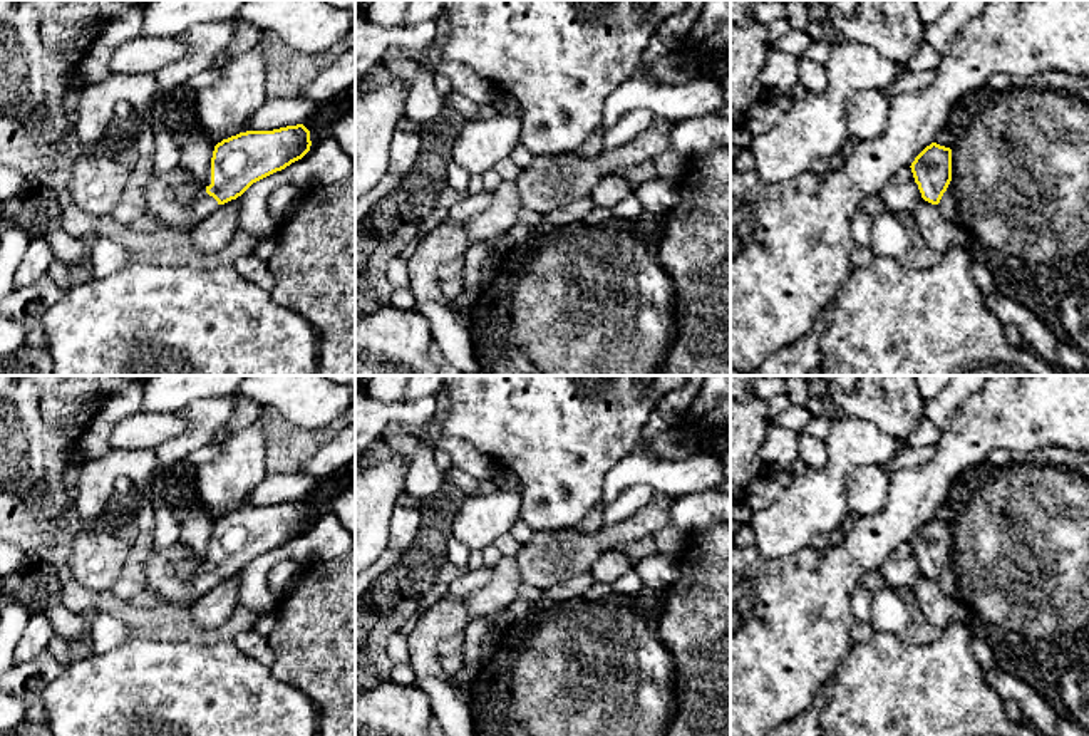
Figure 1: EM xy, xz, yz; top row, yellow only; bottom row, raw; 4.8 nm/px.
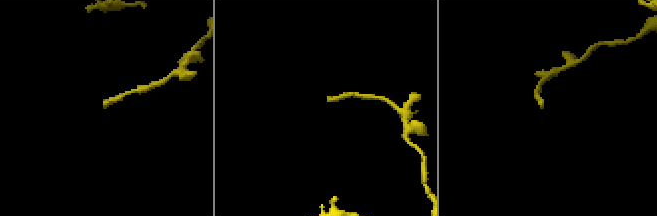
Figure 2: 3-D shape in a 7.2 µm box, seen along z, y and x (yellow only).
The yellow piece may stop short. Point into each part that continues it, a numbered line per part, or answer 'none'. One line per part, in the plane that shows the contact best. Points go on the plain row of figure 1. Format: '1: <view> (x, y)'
1: xy (203, 580)

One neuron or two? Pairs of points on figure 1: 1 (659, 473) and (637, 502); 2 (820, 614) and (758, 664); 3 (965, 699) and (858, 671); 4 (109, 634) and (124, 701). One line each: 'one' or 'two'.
1: two
2: one
3: one
4: two

